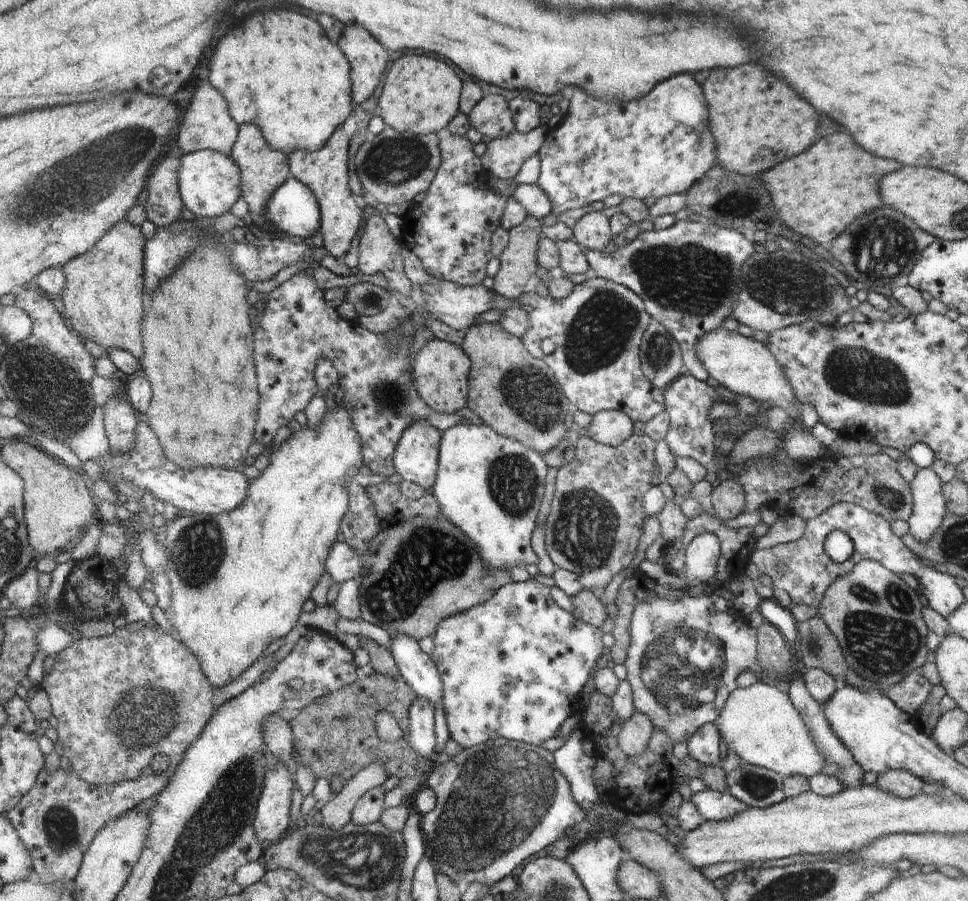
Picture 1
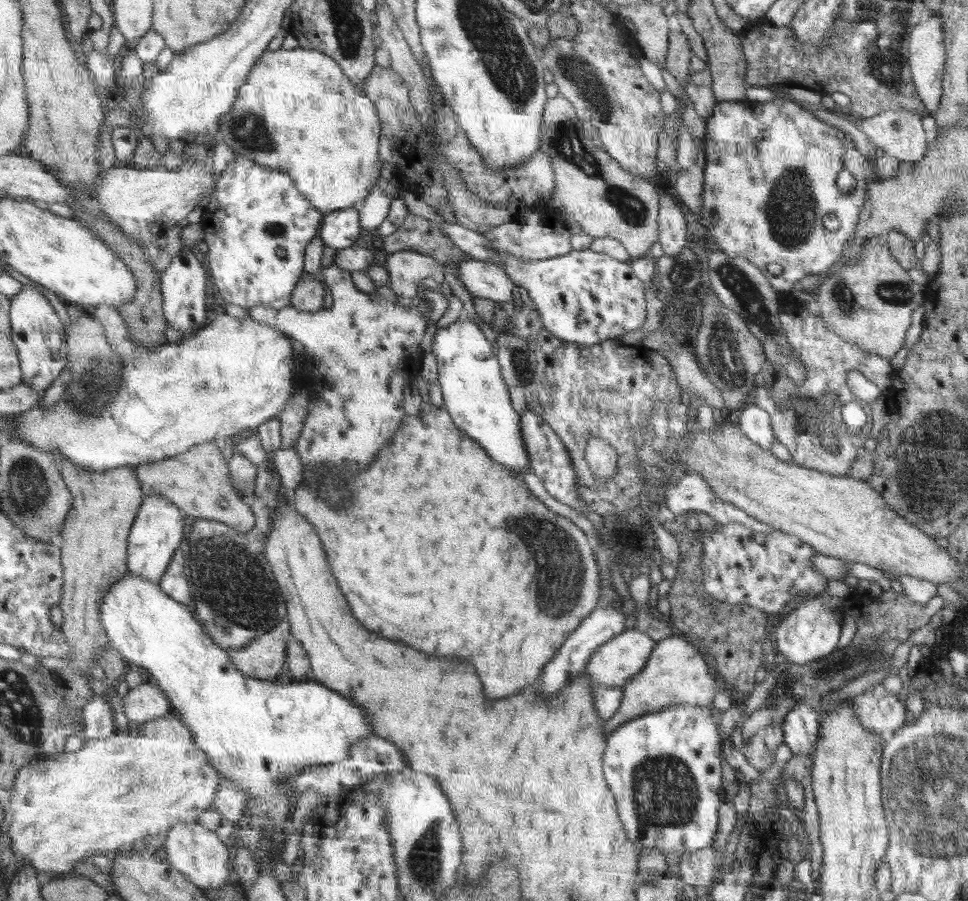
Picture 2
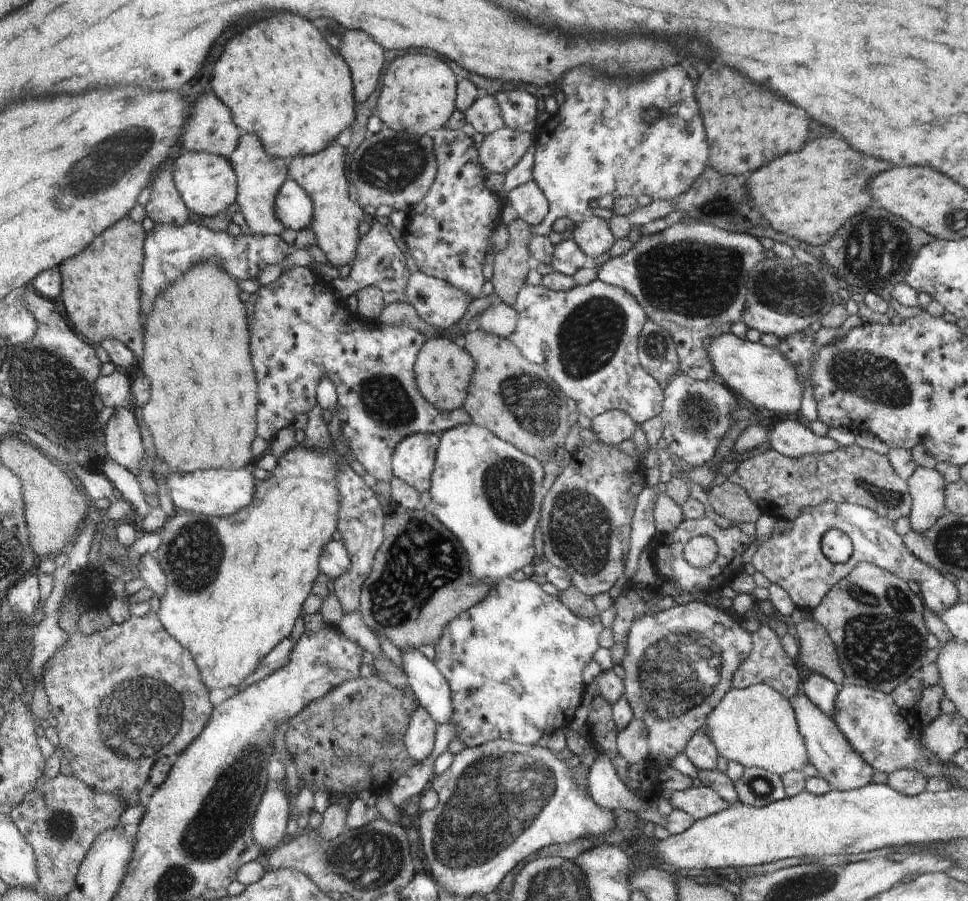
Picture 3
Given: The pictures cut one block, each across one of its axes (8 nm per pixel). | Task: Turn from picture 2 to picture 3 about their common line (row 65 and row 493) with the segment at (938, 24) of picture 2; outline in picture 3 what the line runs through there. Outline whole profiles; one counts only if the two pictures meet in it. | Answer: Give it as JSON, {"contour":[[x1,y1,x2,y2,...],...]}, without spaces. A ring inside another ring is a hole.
{"contour":[[916,467,907,480,912,497,909,514,911,528,922,534,941,518,946,500,945,488,948,485,938,470,927,467]]}

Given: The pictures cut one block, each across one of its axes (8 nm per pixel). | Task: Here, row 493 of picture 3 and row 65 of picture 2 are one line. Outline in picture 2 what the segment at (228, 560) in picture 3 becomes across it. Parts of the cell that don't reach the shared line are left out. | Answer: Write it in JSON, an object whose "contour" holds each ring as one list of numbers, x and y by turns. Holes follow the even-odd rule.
{"contour":[[303,46,266,51,253,66,234,111,222,118,221,138,242,157,289,174,314,207,323,213,333,213,364,200,380,178,381,120,376,116,374,103,370,96,356,92,356,85,350,82,341,65,322,51]]}

